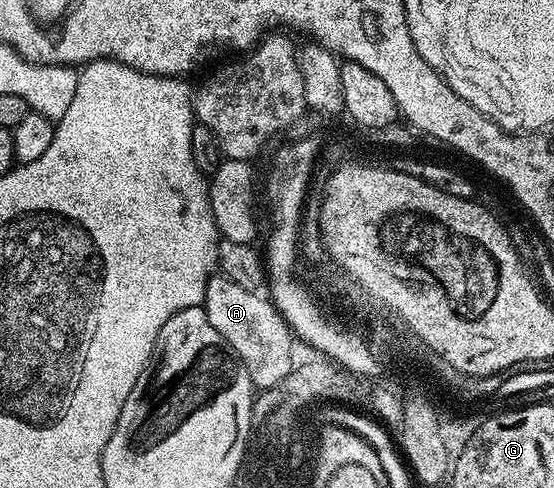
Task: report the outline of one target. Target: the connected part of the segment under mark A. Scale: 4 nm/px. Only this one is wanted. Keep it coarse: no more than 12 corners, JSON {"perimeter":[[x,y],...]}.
{"perimeter":[[221,274],[209,277],[210,325],[252,385],[294,368],[293,333],[278,307]]}

